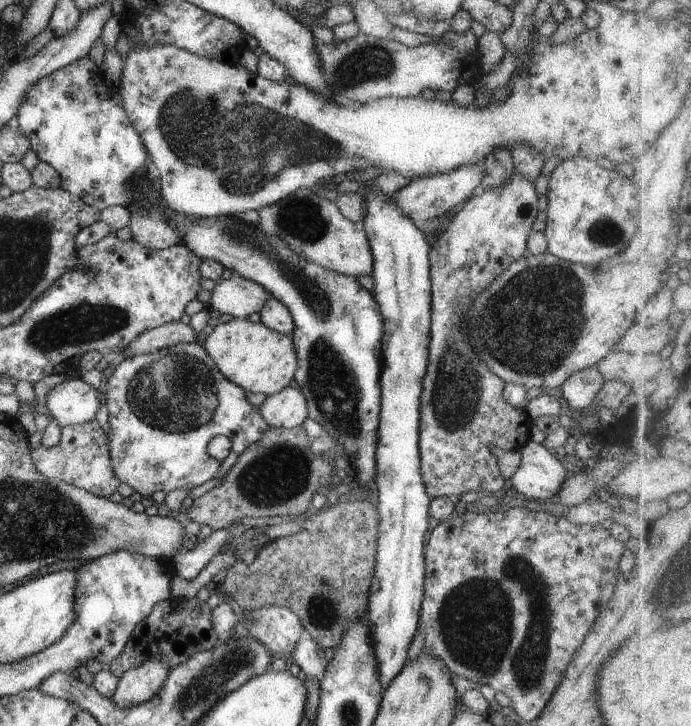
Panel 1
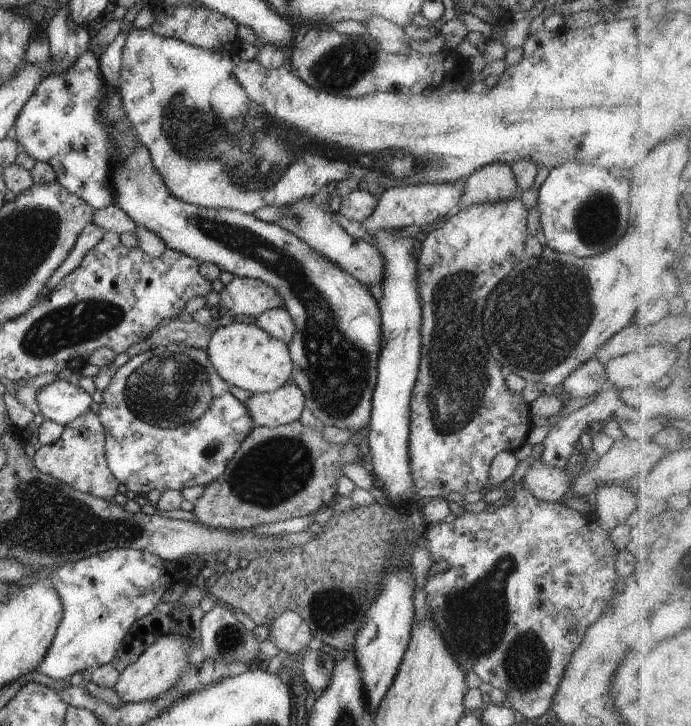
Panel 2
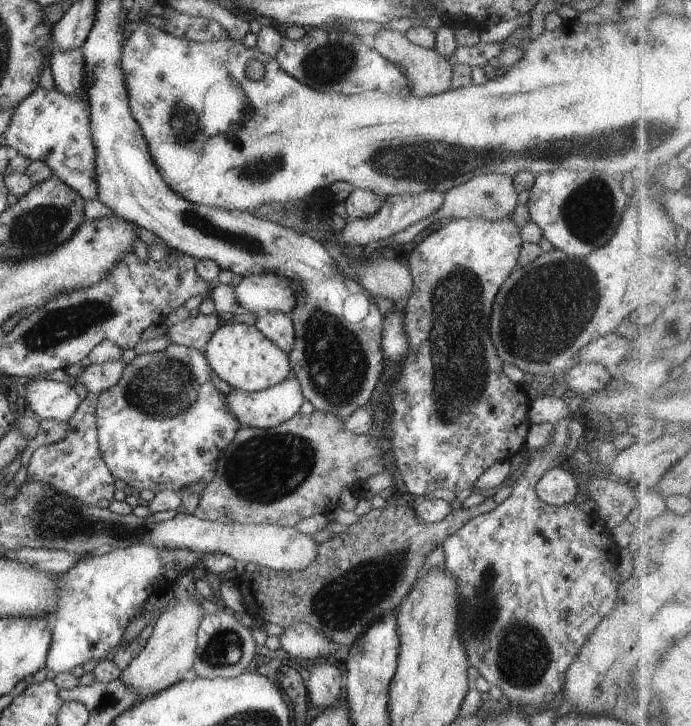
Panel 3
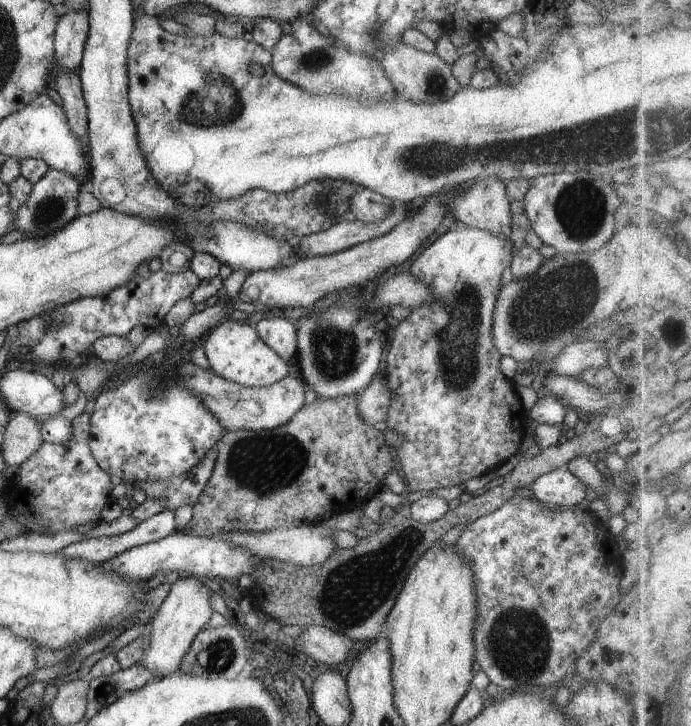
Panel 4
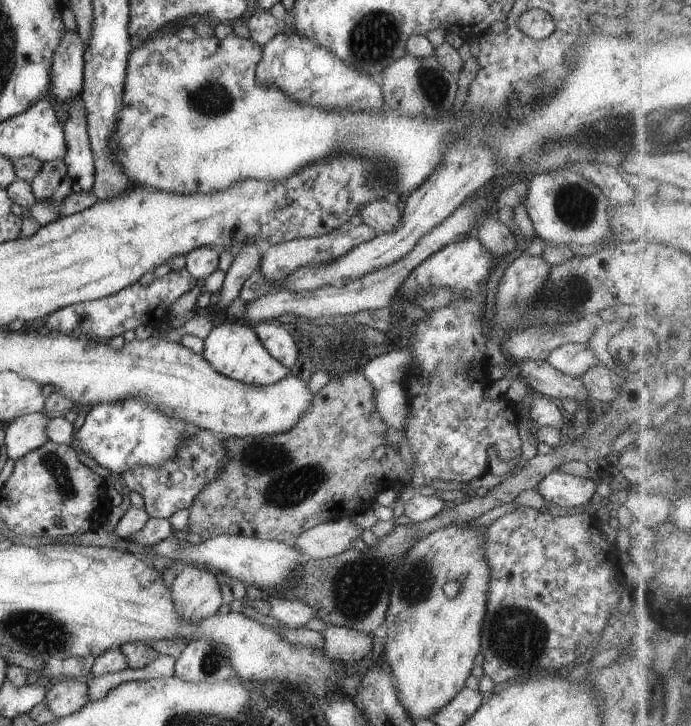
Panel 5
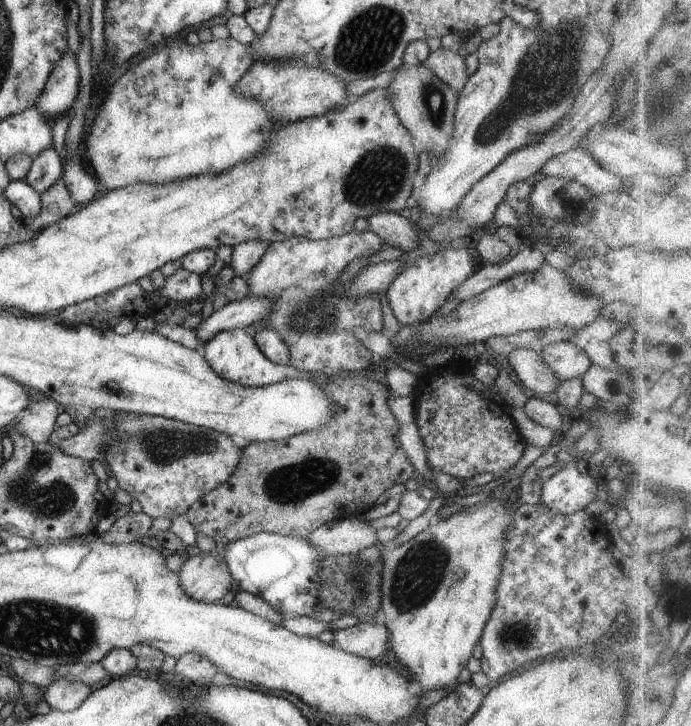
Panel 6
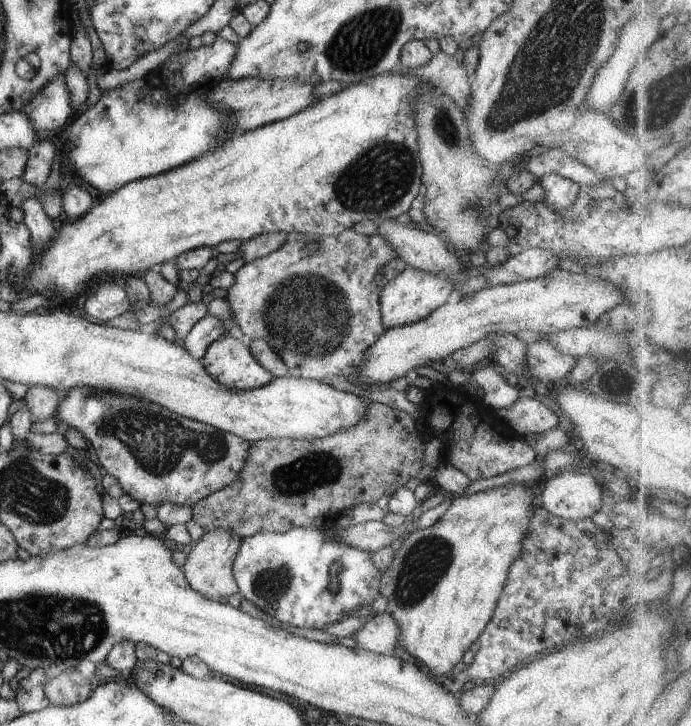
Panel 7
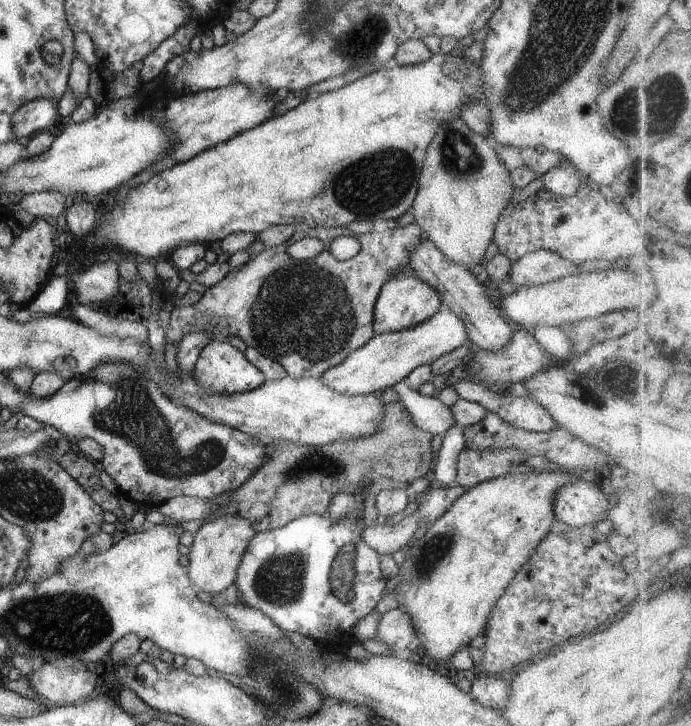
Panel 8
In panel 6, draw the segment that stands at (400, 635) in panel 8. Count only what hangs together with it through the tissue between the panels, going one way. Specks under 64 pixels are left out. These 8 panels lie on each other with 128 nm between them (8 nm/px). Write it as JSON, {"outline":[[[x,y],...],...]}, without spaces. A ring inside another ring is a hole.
{"outline":[[[379,619],[375,622],[362,622],[353,627],[333,632],[332,645],[370,660],[380,660],[387,653],[390,632]]]}

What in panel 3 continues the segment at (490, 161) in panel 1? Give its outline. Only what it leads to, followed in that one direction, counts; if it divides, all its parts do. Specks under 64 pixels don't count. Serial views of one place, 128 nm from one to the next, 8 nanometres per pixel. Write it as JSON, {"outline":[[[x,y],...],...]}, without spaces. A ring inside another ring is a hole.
{"outline":[[[499,173],[480,174],[469,182],[452,188],[445,193],[442,210],[432,214],[430,220],[439,218],[472,219],[481,217],[490,221],[500,221],[512,216],[518,204],[518,195],[512,178]]]}

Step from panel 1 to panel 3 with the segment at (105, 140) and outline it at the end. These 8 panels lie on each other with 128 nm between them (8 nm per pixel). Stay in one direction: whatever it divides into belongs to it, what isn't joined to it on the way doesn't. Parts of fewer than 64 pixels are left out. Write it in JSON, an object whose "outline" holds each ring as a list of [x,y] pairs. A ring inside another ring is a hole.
{"outline":[[[37,88],[13,110],[2,144],[32,161],[44,162],[66,187],[82,196],[84,202],[98,199],[96,148],[91,134],[91,115],[85,90],[70,97],[58,90]]]}

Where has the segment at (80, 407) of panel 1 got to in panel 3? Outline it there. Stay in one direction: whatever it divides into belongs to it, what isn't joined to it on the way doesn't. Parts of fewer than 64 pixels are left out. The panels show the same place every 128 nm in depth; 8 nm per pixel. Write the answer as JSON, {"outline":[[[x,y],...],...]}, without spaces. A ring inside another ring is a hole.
{"outline":[[[37,378],[27,387],[24,406],[28,405],[40,419],[70,422],[81,404],[81,399],[74,387],[58,379]]]}

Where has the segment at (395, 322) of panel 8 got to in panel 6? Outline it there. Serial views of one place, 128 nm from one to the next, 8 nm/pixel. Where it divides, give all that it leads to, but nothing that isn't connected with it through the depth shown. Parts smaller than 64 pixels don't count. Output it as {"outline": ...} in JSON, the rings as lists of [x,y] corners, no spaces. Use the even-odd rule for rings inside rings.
{"outline":[[[440,248],[432,255],[415,256],[413,264],[402,270],[388,288],[386,300],[401,326],[424,323],[446,304],[452,292],[474,272],[474,258],[469,249]]]}

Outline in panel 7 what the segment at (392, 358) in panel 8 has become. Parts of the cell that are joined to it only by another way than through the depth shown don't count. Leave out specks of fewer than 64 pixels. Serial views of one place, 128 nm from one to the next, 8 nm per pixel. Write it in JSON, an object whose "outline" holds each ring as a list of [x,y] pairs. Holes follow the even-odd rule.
{"outline":[[[560,268],[552,270],[548,276],[536,280],[525,280],[509,285],[492,285],[480,291],[472,292],[468,298],[461,299],[456,304],[442,304],[424,320],[406,326],[390,328],[390,330],[385,329],[382,336],[379,336],[378,340],[366,350],[366,356],[364,356],[360,368],[354,368],[354,372],[348,374],[345,380],[361,388],[384,387],[388,386],[389,382],[402,378],[402,376],[411,377],[416,368],[444,360],[446,356],[453,354],[458,349],[464,349],[481,341],[488,334],[508,332],[508,334],[516,335],[520,331],[532,331],[546,335],[580,327],[590,327],[603,314],[624,303],[625,298],[622,290],[616,288],[608,280],[602,280],[598,276],[588,276],[585,273],[573,273]]]}

